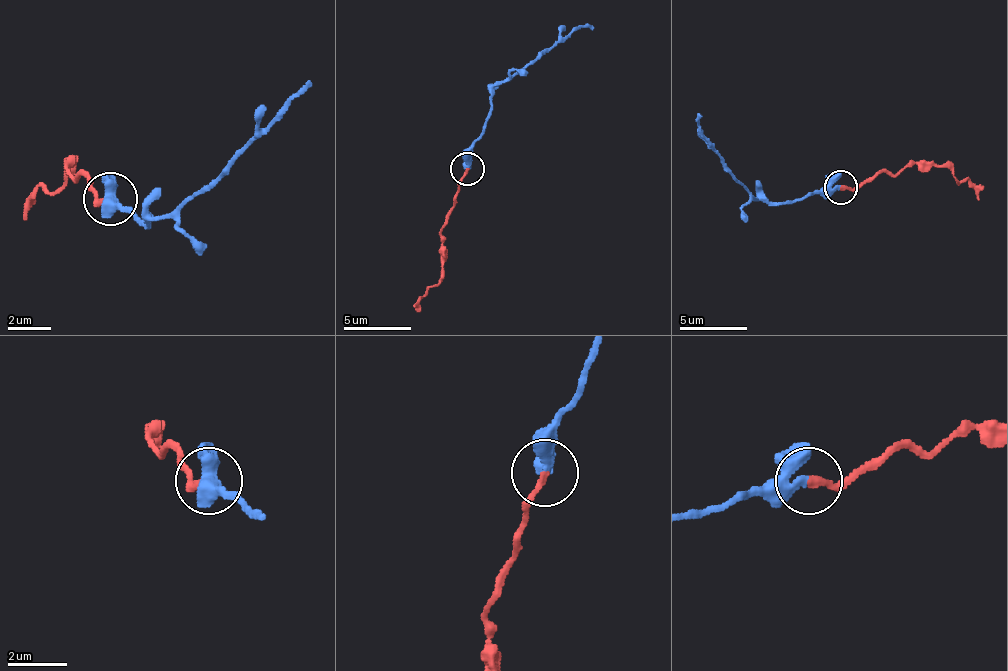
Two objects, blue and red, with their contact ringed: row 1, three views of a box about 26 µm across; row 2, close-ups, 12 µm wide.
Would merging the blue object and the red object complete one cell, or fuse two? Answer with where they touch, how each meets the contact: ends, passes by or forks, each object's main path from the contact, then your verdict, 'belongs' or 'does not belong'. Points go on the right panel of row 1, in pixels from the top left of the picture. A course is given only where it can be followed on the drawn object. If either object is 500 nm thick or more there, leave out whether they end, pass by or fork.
place (840, 187); blue passes by; red ends; course blue (840, 188), (819, 188), (802, 198), (759, 201), (701, 134), (701, 114); course red (840, 188), (860, 188), (883, 171), (944, 164), (957, 181), (971, 184), (978, 201); belongs

